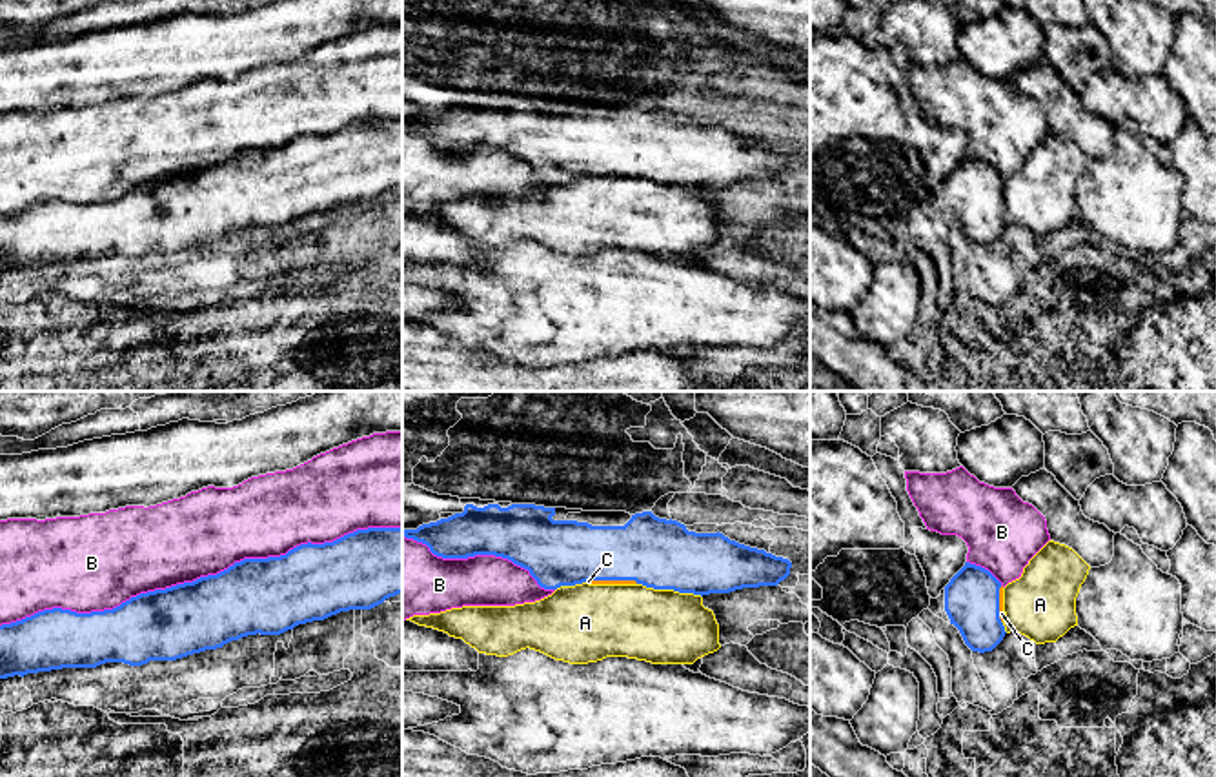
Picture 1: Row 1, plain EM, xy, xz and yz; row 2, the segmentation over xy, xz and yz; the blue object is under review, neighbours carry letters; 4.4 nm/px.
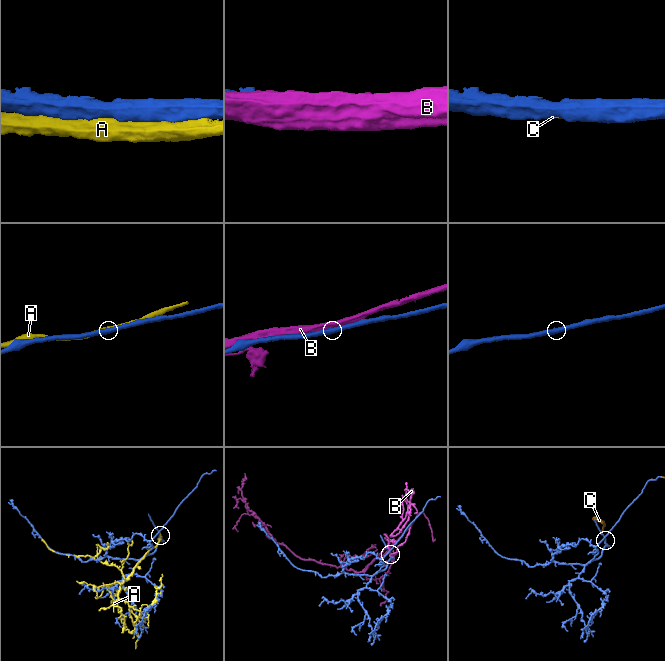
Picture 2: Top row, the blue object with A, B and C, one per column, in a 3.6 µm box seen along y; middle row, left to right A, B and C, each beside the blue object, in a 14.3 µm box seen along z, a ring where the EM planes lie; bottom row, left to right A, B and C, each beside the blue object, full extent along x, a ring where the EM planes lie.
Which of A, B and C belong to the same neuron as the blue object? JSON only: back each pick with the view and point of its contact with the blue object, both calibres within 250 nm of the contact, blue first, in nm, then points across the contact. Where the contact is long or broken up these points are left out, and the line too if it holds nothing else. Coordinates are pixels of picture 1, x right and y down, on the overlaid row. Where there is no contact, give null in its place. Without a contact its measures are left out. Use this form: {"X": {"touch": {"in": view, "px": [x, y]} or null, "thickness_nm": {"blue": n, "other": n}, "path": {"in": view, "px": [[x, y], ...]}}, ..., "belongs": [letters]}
{"C": {"touch": {"in": "xz", "px": [612, 579]}, "thickness_nm": {"blue": 320, "other": 20}}, "belongs": ["C"]}

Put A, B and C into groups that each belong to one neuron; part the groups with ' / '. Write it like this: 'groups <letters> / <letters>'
groups A / B / C

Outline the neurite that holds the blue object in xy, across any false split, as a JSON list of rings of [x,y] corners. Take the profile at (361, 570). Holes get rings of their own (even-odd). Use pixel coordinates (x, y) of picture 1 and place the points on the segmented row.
[[[368,528],[333,542],[300,544],[280,557],[244,559],[193,582],[140,593],[113,610],[76,613],[53,608],[0,626],[0,679],[62,668],[96,668],[106,662],[142,666],[217,650],[248,635],[280,635],[299,624],[324,621],[350,610],[371,610],[402,593],[402,528]]]

